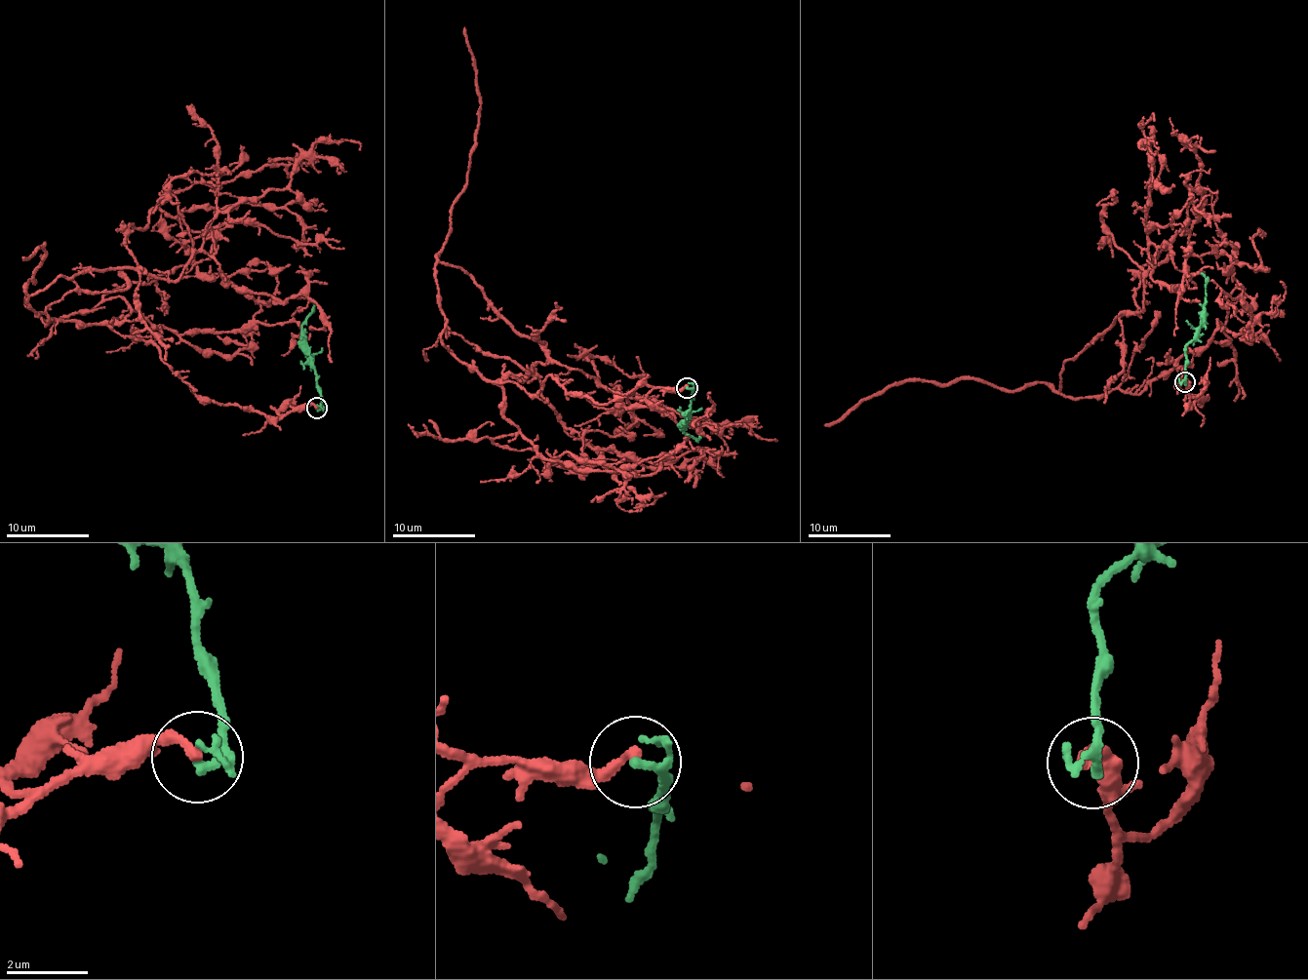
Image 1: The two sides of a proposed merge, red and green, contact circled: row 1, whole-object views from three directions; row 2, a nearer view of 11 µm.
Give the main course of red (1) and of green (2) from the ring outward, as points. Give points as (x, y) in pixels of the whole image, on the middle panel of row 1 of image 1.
1: (688, 387), (490, 381), (434, 264), (531, 336), (567, 427), (698, 449), (684, 482)
2: (687, 386), (694, 394), (683, 432), (696, 440), (701, 437)

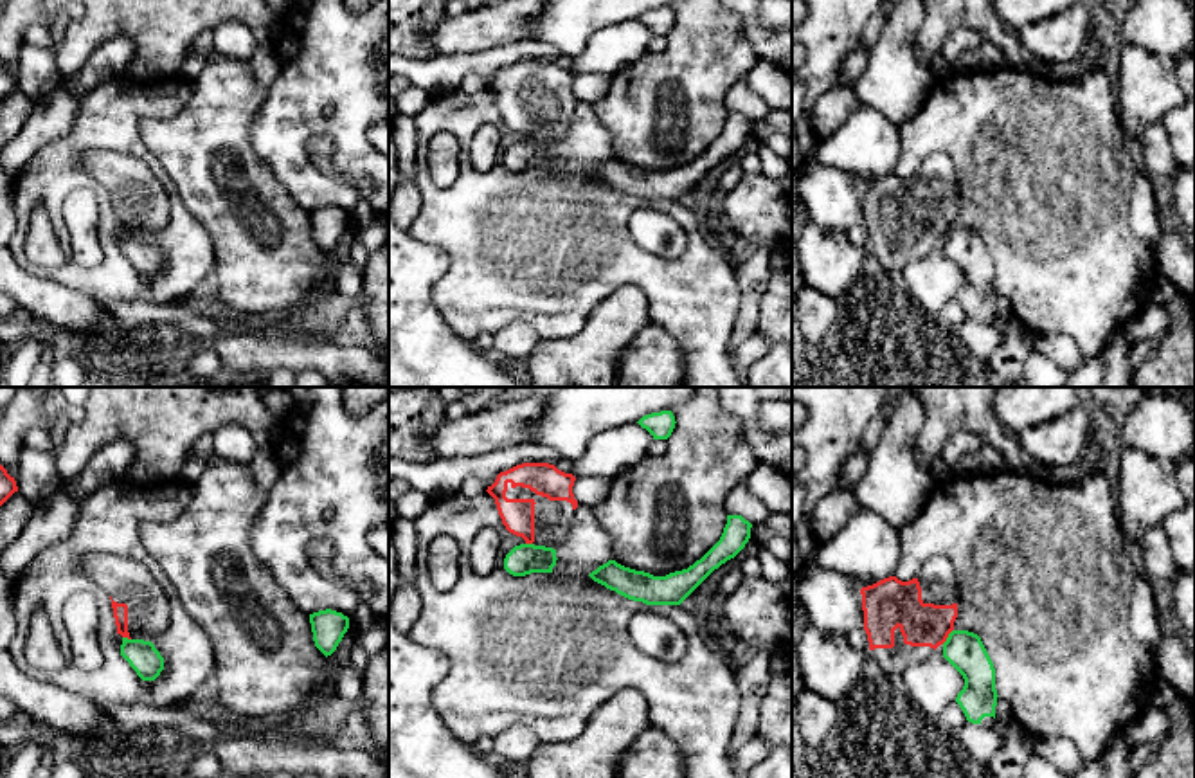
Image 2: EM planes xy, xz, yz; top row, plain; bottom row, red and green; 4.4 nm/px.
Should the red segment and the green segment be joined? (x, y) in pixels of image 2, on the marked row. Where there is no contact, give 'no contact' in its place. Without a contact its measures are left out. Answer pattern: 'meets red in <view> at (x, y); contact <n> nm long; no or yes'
meets red in yz at (947, 636); contact 90 nm long; no

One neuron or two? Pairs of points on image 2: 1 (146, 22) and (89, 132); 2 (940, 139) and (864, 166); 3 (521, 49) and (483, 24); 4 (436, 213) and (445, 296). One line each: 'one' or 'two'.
1: two
2: two
3: two
4: one

